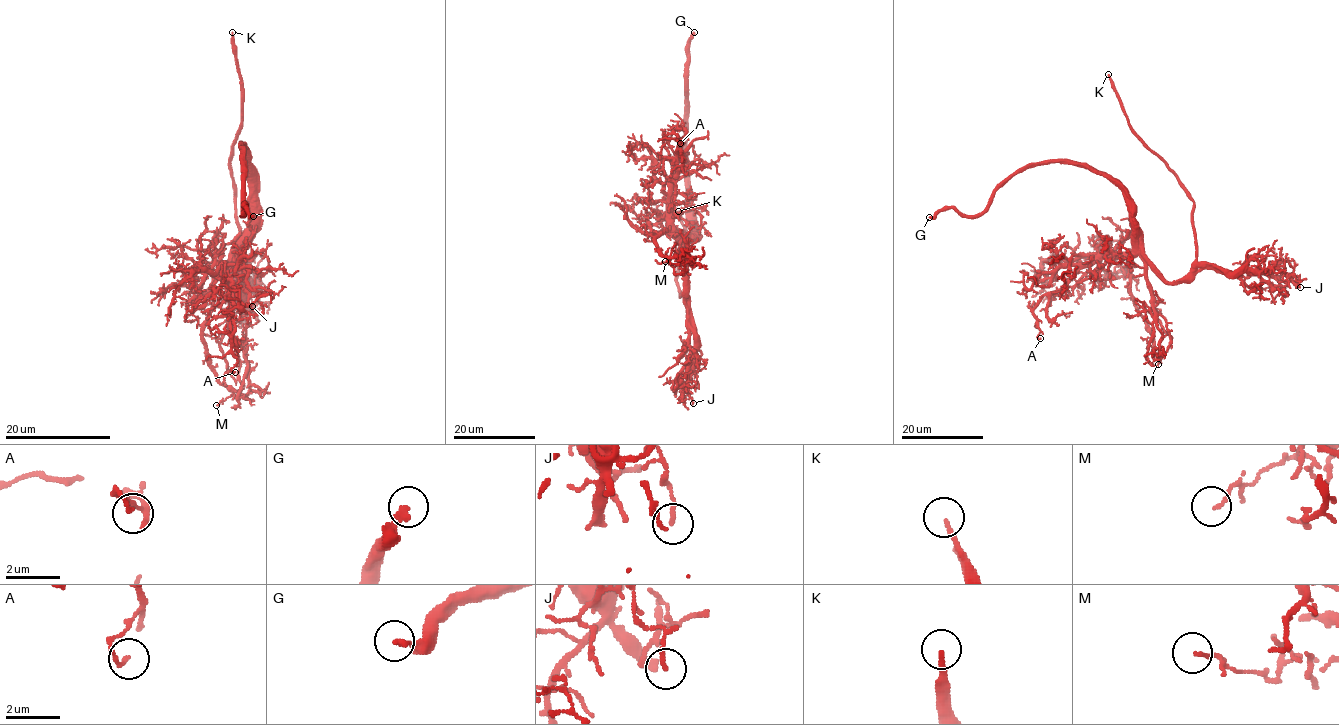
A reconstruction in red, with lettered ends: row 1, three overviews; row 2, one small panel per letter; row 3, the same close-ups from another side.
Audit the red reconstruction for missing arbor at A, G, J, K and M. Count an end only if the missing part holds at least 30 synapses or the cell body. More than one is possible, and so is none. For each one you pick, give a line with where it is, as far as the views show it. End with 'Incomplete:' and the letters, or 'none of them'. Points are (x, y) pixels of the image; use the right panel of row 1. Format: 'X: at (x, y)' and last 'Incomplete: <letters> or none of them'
G: at (929, 217)
K: at (1108, 74)
Incomplete: G, K

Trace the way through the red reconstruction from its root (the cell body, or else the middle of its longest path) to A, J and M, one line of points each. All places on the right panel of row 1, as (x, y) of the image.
A: (1144, 250), (1099, 257), (1080, 268), (1059, 289), (1048, 292), (1033, 309), (1039, 330), (1037, 338), (1040, 338)
J: (1144, 250), (1168, 282), (1187, 282), (1205, 268), (1228, 273), (1278, 269), (1288, 277), (1293, 275), (1300, 287)
M: (1144, 250), (1152, 307), (1164, 319), (1170, 339), (1169, 347), (1159, 356), (1158, 364)

